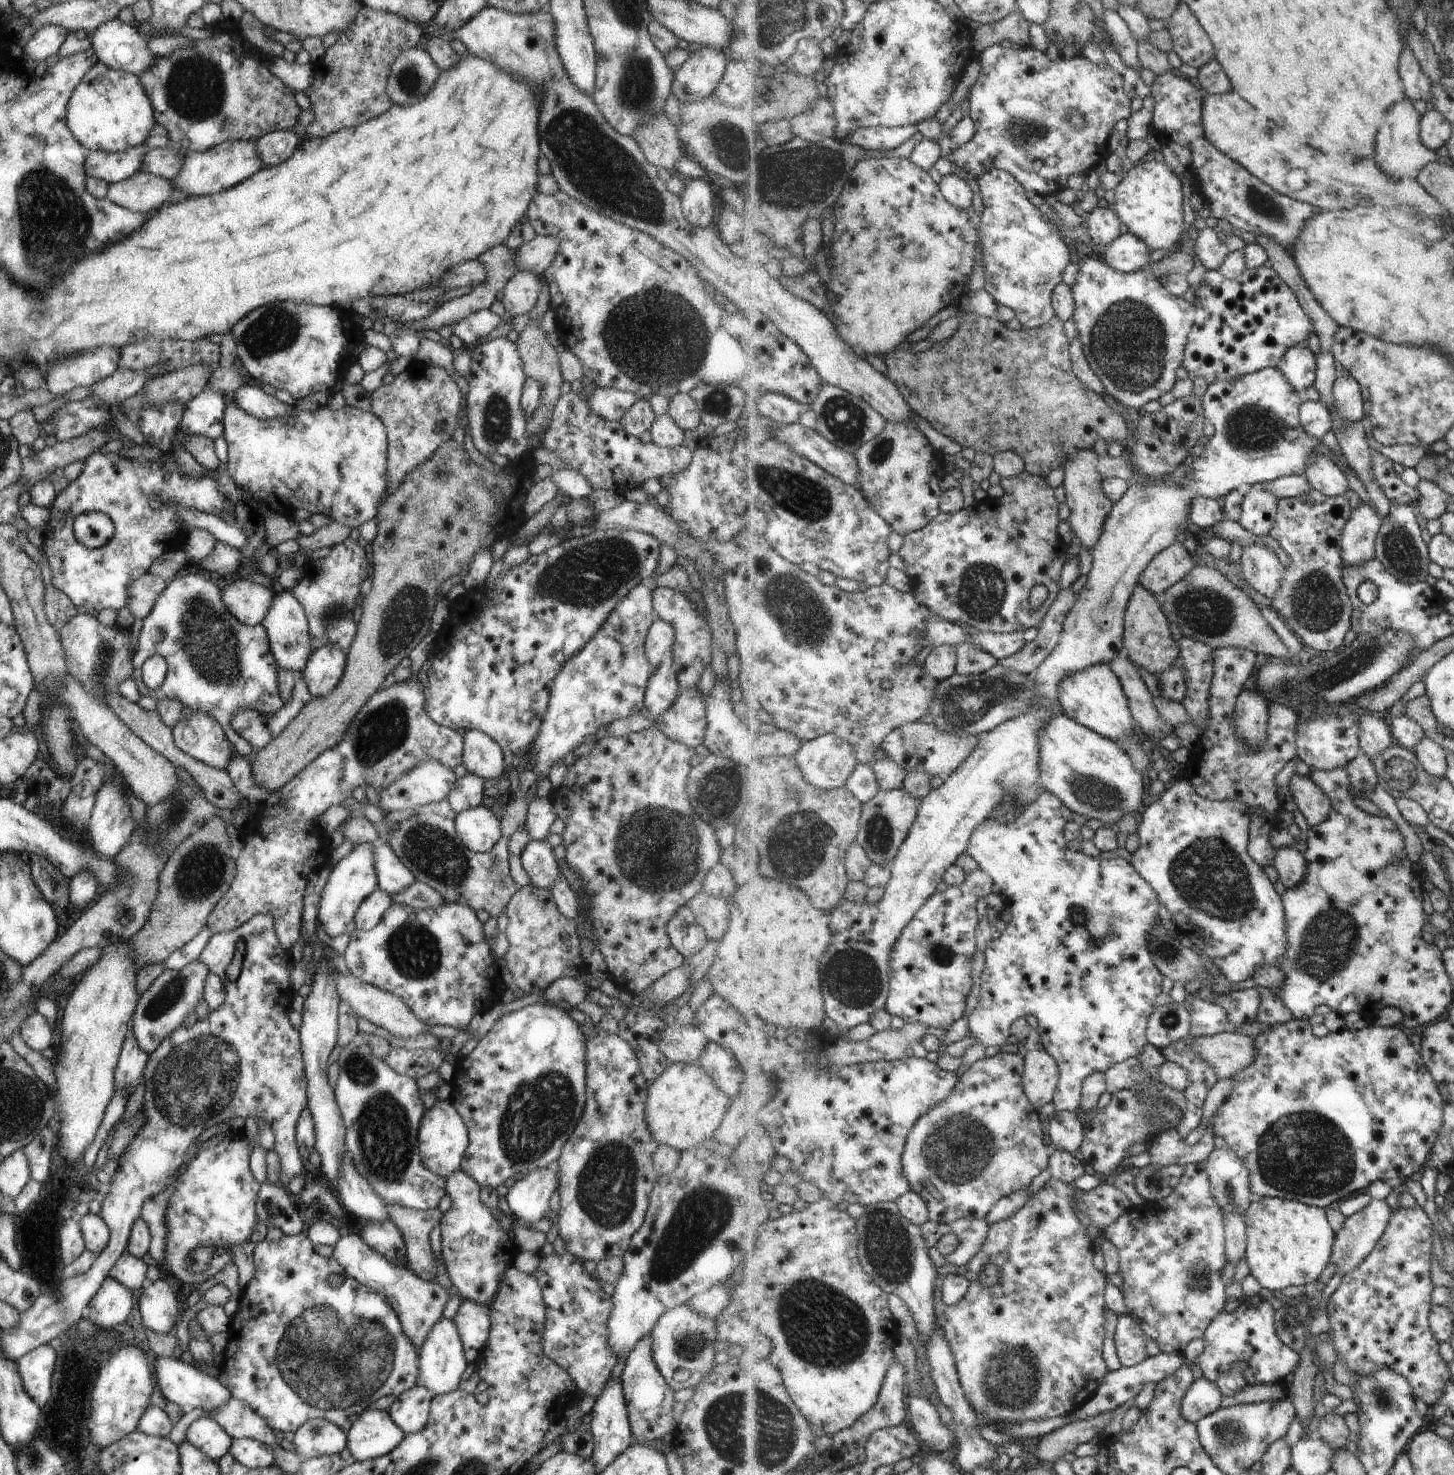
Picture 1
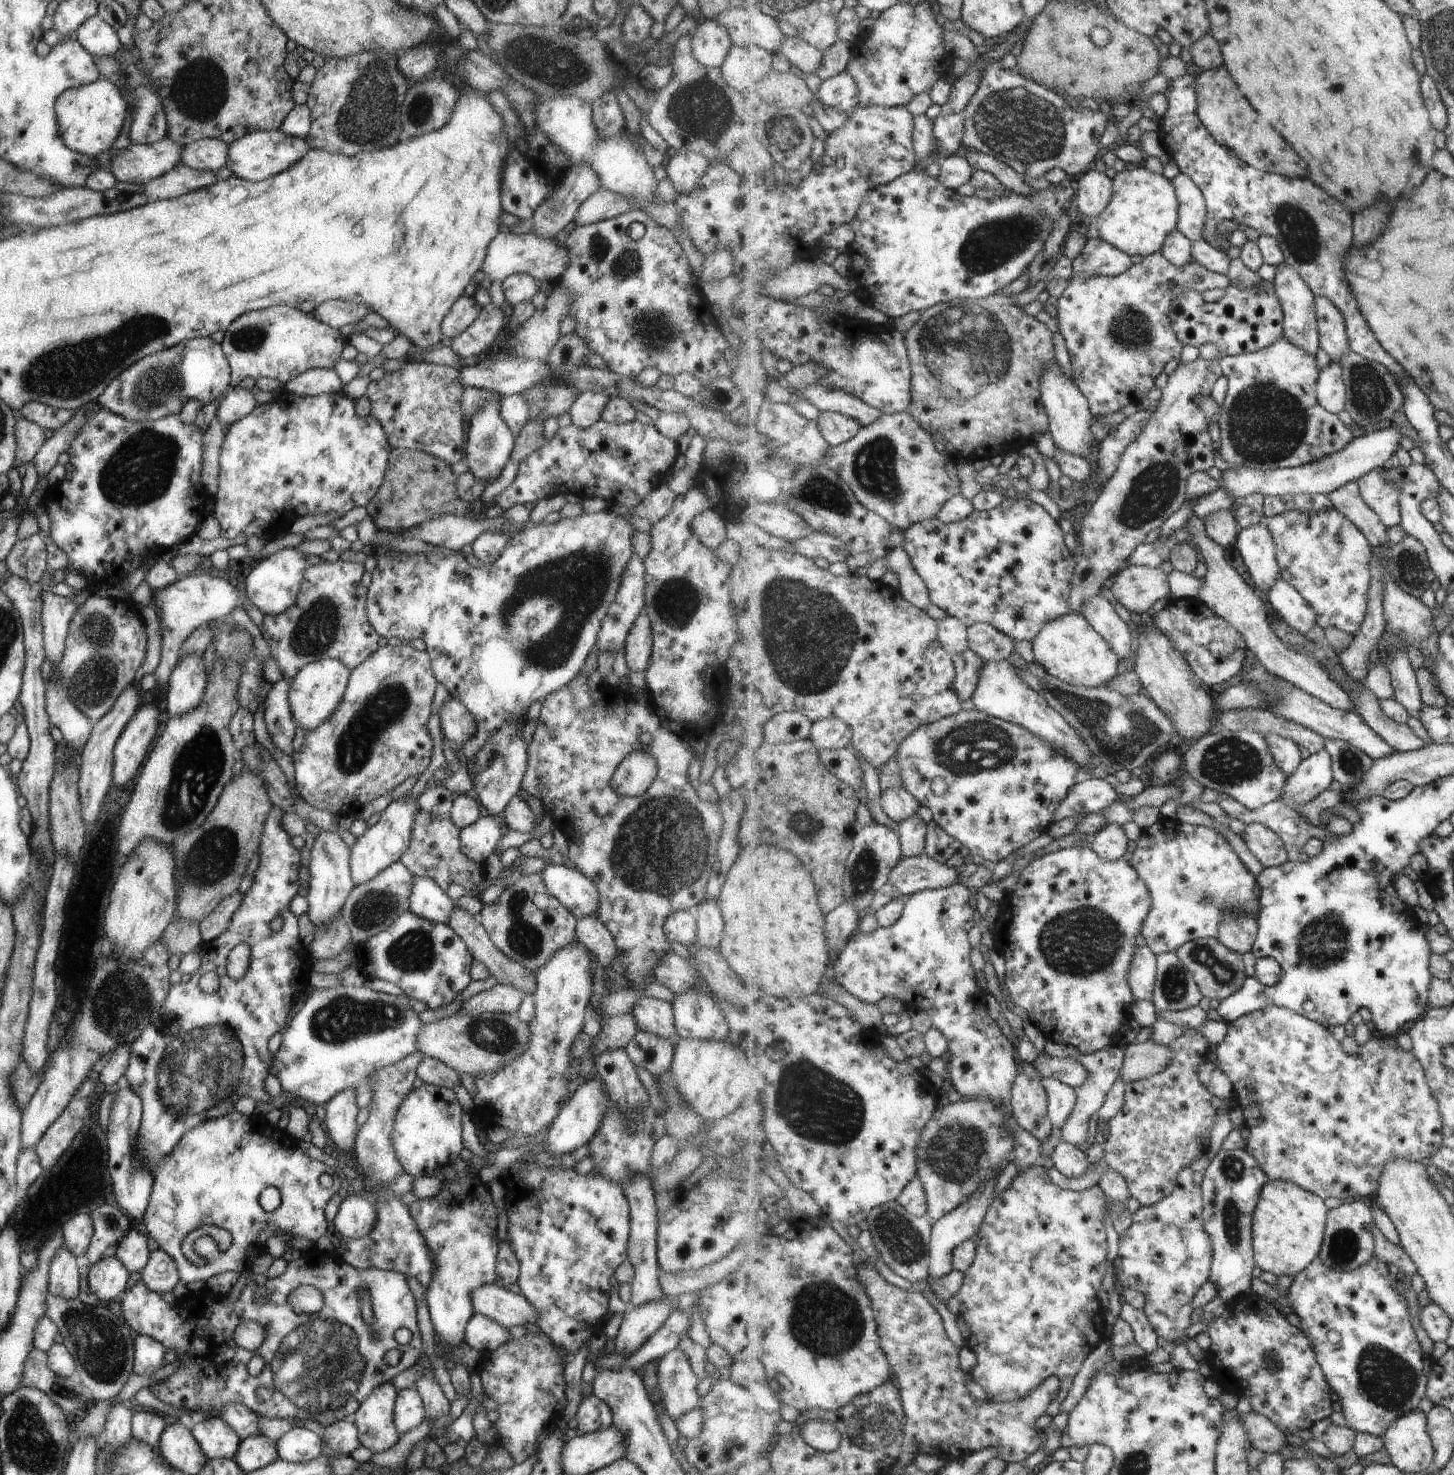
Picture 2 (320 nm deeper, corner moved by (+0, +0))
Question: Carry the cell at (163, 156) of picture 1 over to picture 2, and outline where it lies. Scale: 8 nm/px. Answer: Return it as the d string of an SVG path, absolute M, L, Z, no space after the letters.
M202 138L183 146L179 164L189 168L217 171L226 164L229 145L218 138Z

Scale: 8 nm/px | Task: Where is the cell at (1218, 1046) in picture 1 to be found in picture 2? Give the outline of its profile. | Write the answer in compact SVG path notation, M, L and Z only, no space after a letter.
M1153 1041L1132 1043L1125 1046L1126 1057L1120 1078L1125 1084L1158 1075L1169 1066L1174 1052L1168 1046L1157 1045Z

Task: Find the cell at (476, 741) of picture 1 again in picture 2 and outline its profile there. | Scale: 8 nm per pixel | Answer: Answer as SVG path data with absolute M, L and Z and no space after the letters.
M449 695L437 710L442 735L449 741L465 744L474 736L476 724L466 706L455 697Z

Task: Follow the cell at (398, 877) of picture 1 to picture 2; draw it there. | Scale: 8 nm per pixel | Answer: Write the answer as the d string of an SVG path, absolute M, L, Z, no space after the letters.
M414 875L412 891L408 898L408 910L429 922L448 922L455 902L431 879Z

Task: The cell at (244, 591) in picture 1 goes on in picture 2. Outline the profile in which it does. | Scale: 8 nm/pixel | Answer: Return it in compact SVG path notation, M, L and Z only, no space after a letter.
M191 574L160 589L151 590L150 602L155 605L156 616L161 630L160 661L153 674L157 679L157 688L165 687L171 669L178 659L179 645L199 625L221 621L233 608L241 607L243 598L239 596L235 584L231 585L225 578L209 574Z

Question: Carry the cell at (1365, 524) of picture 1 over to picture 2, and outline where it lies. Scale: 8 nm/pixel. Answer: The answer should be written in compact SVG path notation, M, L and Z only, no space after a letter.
M1388 466L1375 468L1356 483L1360 486L1364 501L1380 516L1387 528L1402 525L1400 500L1402 490L1386 477Z

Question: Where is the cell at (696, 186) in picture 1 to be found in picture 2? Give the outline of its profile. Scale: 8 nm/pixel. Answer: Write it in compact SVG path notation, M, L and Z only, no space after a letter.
M689 151L670 152L670 157L664 166L666 177L672 182L678 195L688 193L709 165L702 154Z

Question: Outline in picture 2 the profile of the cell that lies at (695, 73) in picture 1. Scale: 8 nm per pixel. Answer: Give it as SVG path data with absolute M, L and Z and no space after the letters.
M715 18L704 19L690 35L693 58L704 67L719 68L733 46L727 31Z

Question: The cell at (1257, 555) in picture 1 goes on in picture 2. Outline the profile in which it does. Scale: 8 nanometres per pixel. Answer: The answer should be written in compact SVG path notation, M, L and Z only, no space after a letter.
M1281 578L1266 594L1266 600L1273 606L1278 616L1288 622L1295 630L1307 634L1315 626L1319 626L1317 615L1303 595Z

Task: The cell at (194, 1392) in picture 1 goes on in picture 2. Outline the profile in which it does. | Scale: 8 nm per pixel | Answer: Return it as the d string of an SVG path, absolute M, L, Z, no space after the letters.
M137 1335L133 1341L133 1354L131 1356L132 1372L139 1376L149 1376L161 1366L165 1348L154 1338Z

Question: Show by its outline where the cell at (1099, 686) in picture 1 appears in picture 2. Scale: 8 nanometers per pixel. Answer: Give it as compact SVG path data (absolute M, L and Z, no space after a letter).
M1073 611L1046 622L1032 646L1035 662L1043 665L1053 676L1075 686L1103 687L1125 668L1108 640L1082 614Z

